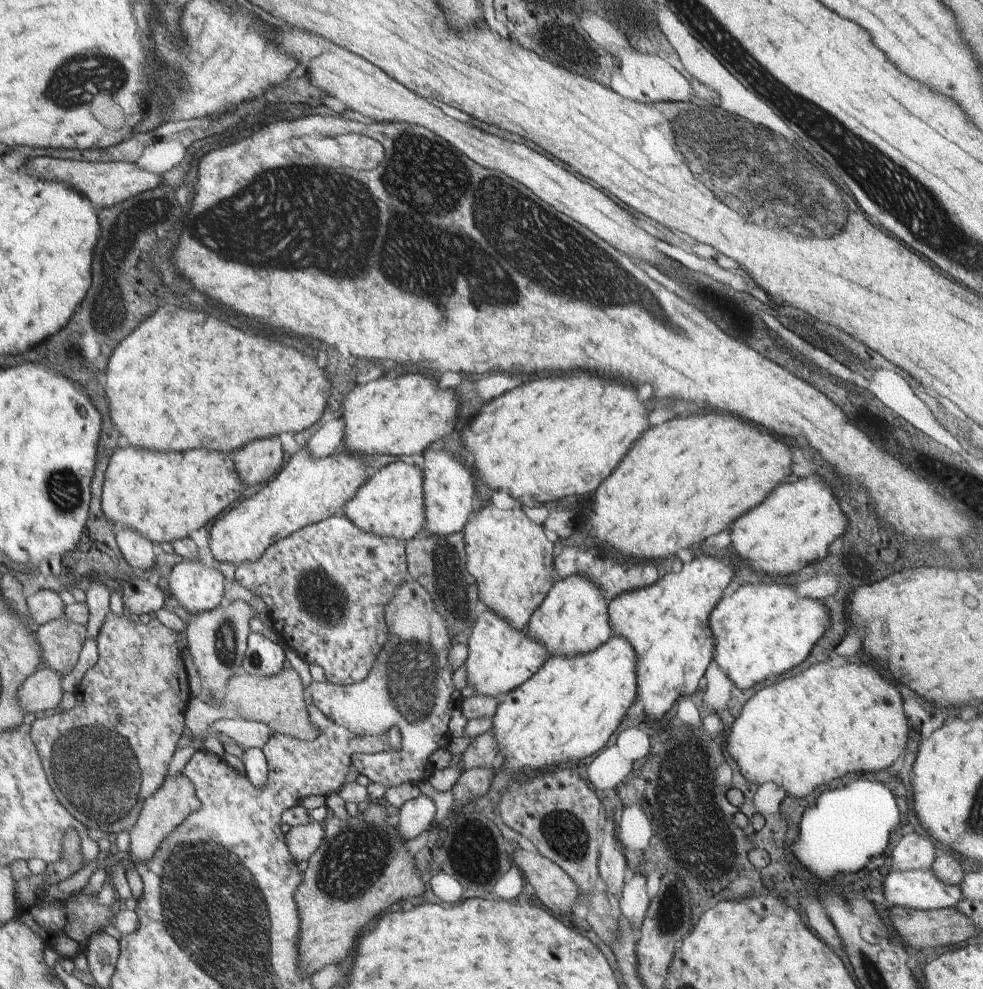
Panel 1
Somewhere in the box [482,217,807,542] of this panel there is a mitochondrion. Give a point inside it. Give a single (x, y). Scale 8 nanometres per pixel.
(727, 306)

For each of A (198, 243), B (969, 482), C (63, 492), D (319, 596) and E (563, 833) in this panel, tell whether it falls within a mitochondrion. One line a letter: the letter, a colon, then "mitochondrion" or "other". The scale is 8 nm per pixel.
A: mitochondrion
B: other
C: mitochondrion
D: mitochondrion
E: mitochondrion

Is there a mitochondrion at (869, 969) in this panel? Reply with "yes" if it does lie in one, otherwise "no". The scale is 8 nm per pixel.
yes

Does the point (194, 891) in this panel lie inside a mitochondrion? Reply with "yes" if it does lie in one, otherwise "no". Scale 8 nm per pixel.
yes

